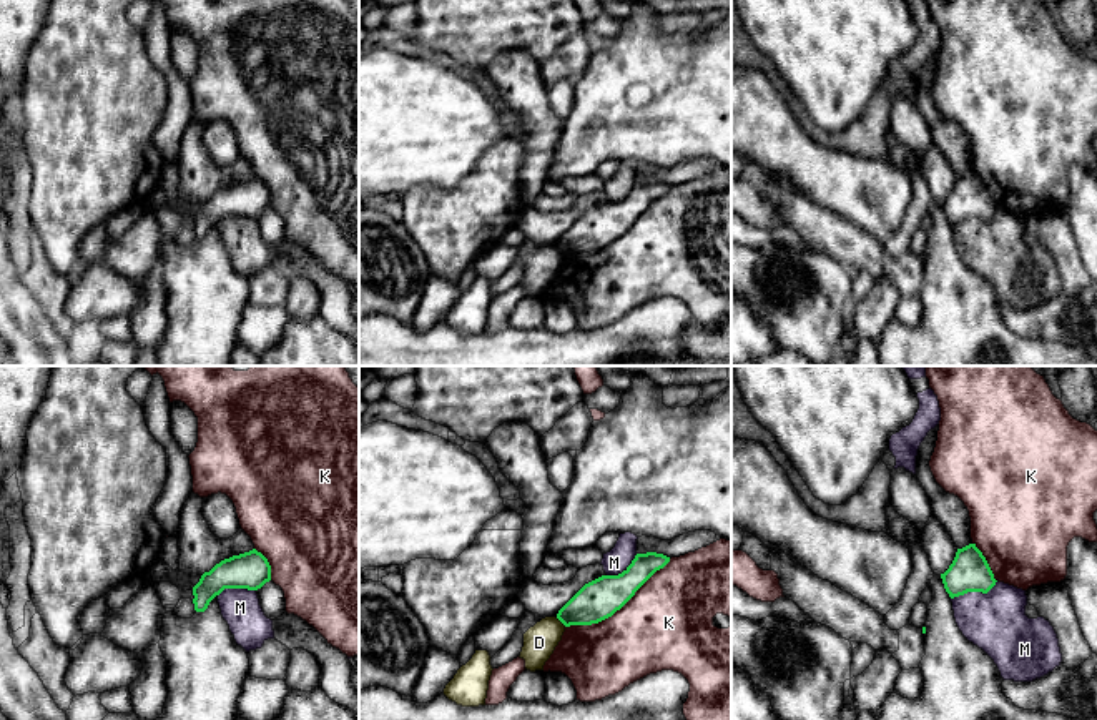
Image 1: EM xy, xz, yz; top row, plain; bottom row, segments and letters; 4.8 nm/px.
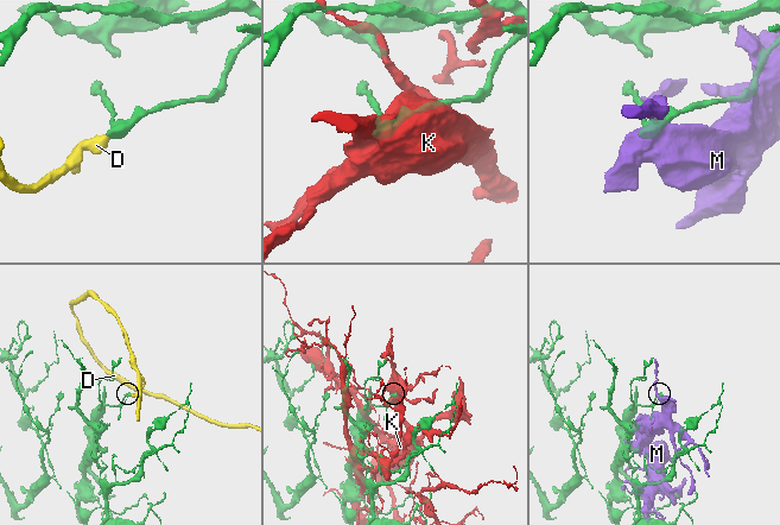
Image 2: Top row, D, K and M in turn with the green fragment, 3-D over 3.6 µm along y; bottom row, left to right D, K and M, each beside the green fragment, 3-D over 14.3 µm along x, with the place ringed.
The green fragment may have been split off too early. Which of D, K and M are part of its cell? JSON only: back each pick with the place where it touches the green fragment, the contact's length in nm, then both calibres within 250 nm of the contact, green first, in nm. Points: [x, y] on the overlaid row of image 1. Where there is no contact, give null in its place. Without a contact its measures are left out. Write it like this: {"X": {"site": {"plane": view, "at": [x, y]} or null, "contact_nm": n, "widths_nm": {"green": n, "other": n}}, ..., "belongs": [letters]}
{"belongs": []}

